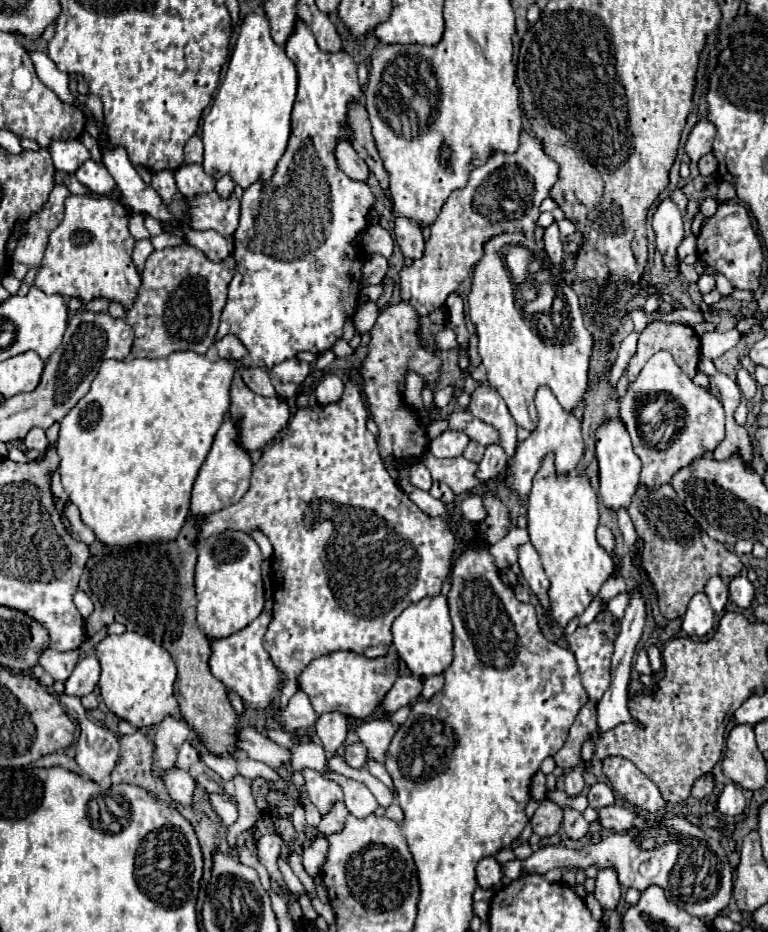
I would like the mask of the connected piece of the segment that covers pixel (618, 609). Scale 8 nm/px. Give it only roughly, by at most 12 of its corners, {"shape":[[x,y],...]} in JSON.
{"shape":[[618,594],[608,602],[614,626],[624,616],[628,594]]}

